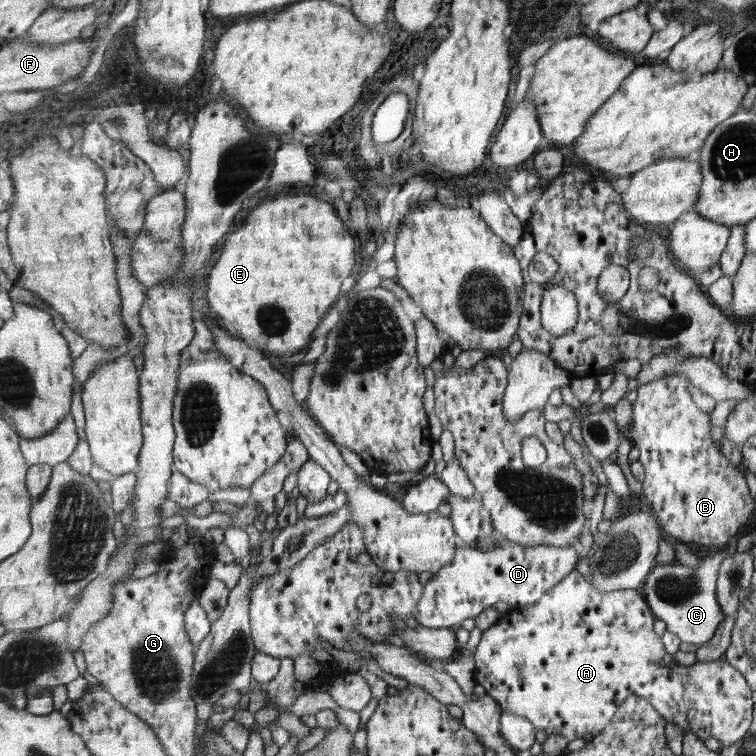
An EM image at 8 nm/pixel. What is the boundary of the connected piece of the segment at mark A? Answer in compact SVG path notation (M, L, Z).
M575 569L563 579L563 582L560 582L555 588L545 594L539 602L526 607L509 608L498 624L482 632L473 653L473 672L475 677L472 677L472 679L485 689L486 695L495 698L499 702L499 705L504 710L503 713L517 713L519 716L532 720L538 729L544 730L548 735L558 734L569 740L584 738L587 734L598 735L613 720L618 708L629 696L639 695L647 698L669 722L681 727L687 733L696 734L703 740L711 737L716 738L719 740L721 748L739 742L741 738L744 738L752 724L752 705L754 704L750 696L751 690L749 690L744 676L741 676L741 673L735 670L733 666L729 666L725 660L698 663L691 667L679 665L677 660L675 660L675 656L667 652L662 638L655 633L655 620L656 614L648 605L646 597L641 596L637 590L629 589L611 592L595 590L591 583L583 578L583 574Z

